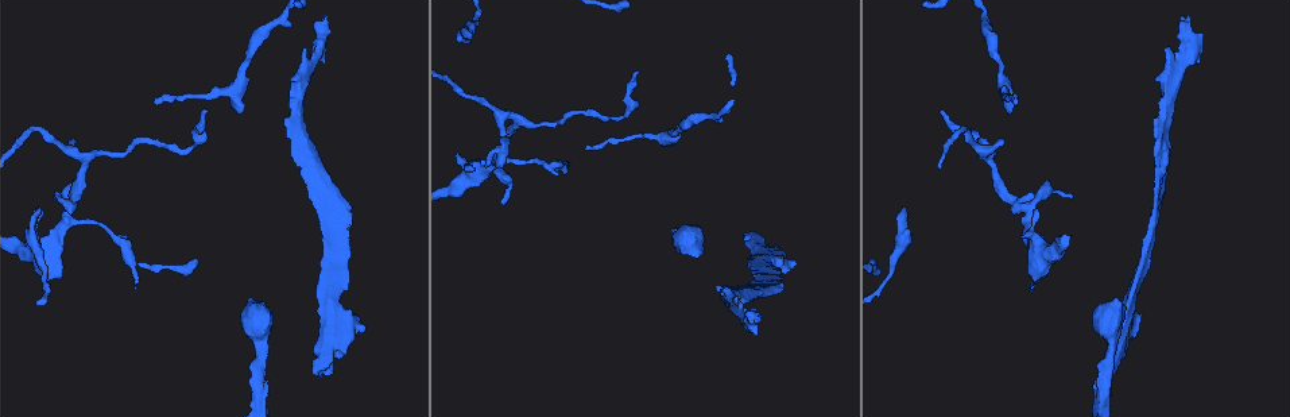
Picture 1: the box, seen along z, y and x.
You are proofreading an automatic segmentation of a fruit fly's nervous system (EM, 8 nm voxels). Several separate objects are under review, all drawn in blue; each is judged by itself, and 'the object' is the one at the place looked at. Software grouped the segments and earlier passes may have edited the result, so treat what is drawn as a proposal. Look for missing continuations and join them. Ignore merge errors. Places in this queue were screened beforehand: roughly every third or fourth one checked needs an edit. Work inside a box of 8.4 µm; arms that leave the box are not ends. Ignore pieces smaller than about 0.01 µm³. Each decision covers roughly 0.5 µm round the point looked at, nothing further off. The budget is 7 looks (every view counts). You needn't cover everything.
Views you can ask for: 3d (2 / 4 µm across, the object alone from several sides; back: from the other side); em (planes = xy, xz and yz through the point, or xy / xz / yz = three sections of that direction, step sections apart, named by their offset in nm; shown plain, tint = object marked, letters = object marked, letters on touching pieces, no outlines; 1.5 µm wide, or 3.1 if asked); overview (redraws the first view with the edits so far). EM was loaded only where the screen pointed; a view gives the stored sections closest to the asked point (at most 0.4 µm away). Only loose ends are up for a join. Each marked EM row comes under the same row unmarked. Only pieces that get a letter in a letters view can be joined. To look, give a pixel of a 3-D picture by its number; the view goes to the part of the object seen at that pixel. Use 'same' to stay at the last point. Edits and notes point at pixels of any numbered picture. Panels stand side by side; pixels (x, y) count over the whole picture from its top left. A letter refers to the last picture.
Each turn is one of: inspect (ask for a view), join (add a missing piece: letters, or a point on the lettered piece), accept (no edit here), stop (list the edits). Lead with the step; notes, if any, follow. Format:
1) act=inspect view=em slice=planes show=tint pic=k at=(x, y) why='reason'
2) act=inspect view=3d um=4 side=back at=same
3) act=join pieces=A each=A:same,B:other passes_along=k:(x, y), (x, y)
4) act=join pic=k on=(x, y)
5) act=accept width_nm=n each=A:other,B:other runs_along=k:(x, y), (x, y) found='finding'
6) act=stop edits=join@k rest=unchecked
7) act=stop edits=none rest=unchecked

act=inspect view=em slice=xy step=4 show=letters pic=1 at=(315, 375) why='free end'

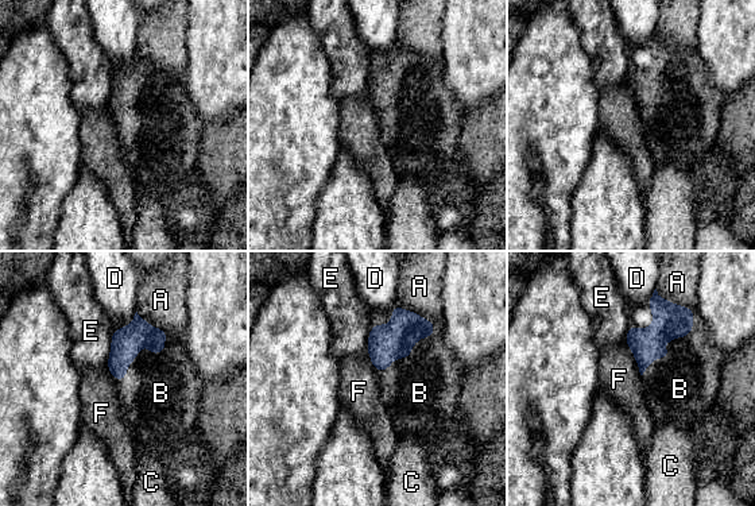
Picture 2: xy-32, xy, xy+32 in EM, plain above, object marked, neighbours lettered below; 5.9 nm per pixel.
act=inspect view=em slice=planes show=letters at=same

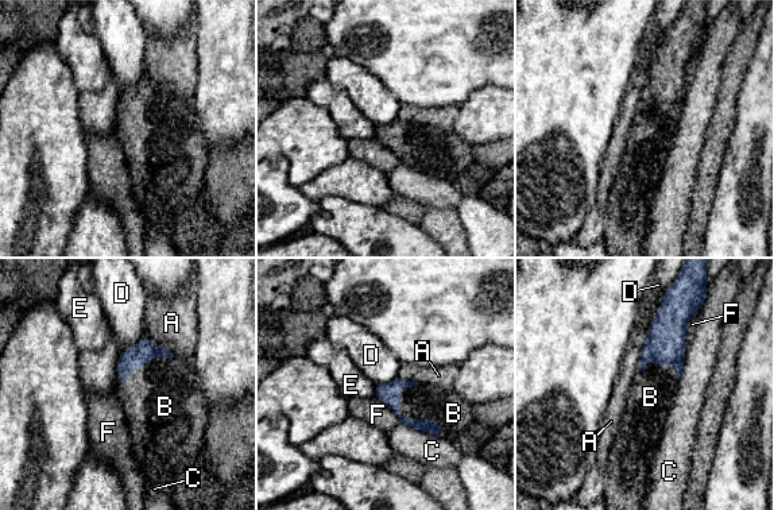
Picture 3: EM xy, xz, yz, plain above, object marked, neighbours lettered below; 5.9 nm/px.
act=join pieces=B each=A:other,B:same,C:other,D:other,E:other,F:other found='it goes on there'

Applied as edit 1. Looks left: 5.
act=inspect view=em slice=yz step=4 show=letters pic=1 at=(943, 109) why='long arm stops here'

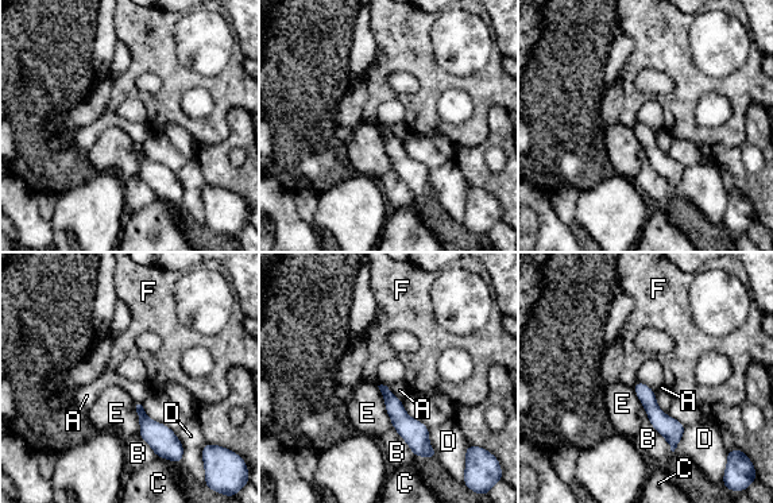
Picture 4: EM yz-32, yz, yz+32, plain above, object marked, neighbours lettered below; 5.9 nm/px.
act=inspect view=em slice=planes show=letters at=same

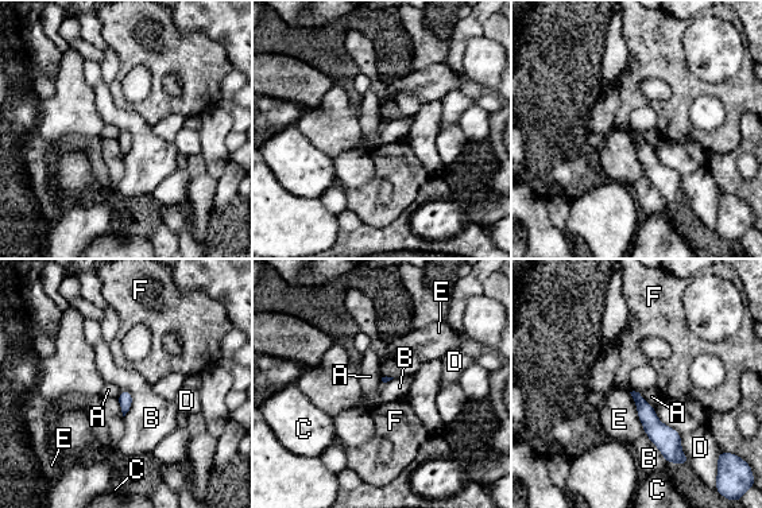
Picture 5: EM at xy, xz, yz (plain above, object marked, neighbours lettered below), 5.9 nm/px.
act=accept each=A:other,B:other,C:other,D:other,E:other,F:other runs_along=5:(635, 395), (653, 427), (677, 457) found='none of them fits'

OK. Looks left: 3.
act=inspect view=3d um=2 pic=1 at=(471, 39)

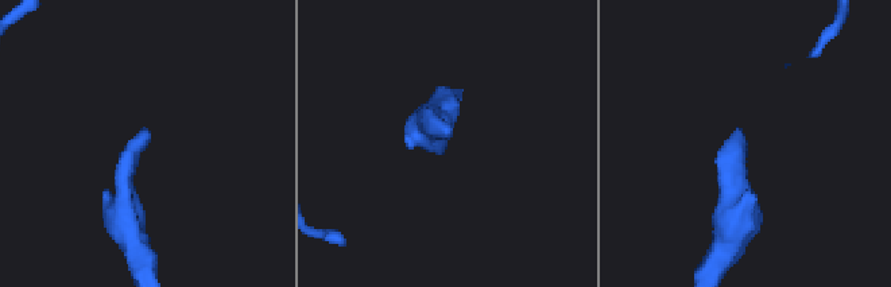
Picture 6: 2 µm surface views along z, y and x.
act=inspect view=em slice=planes show=tint pic=6 at=(736, 139) why='shape alone is not enough'

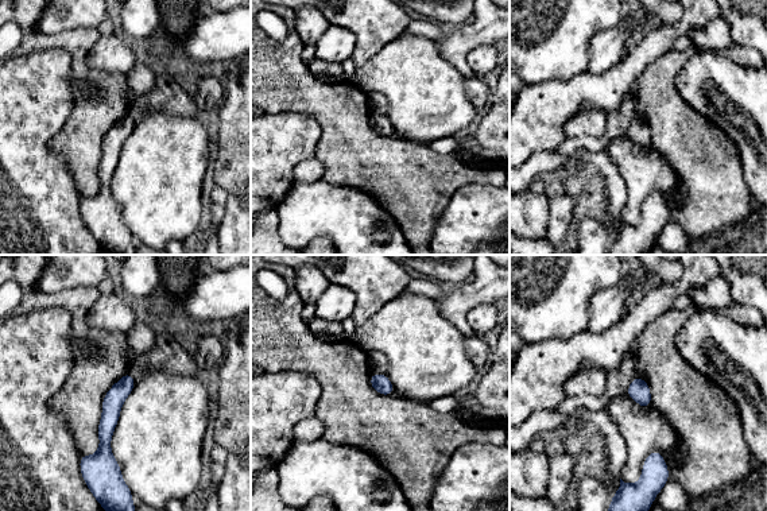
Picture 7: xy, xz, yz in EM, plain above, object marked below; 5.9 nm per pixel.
act=inspect view=em slice=planes show=letters at=same why='see the neighbours'

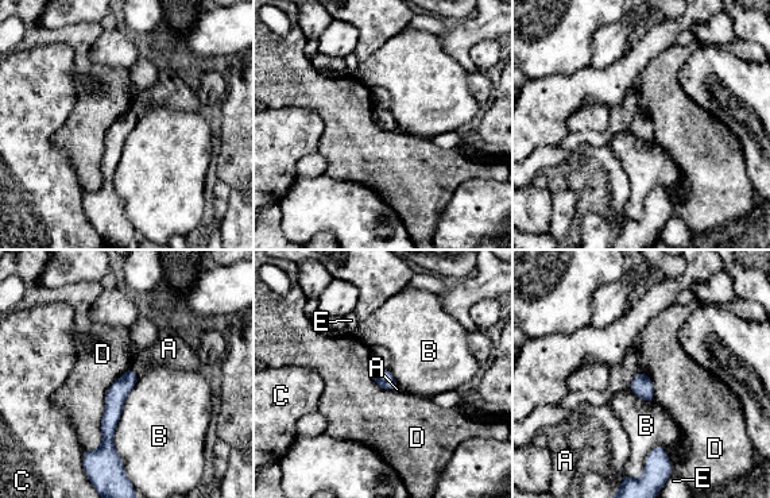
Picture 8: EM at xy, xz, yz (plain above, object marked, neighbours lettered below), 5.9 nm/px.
act=accept each=A:other,B:other,C:other,D:other,E:other border=8:(130, 366), (82, 451) found='no lettered piece goes on from it'

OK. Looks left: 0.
act=stop edits=join@3 rest=unchecked

